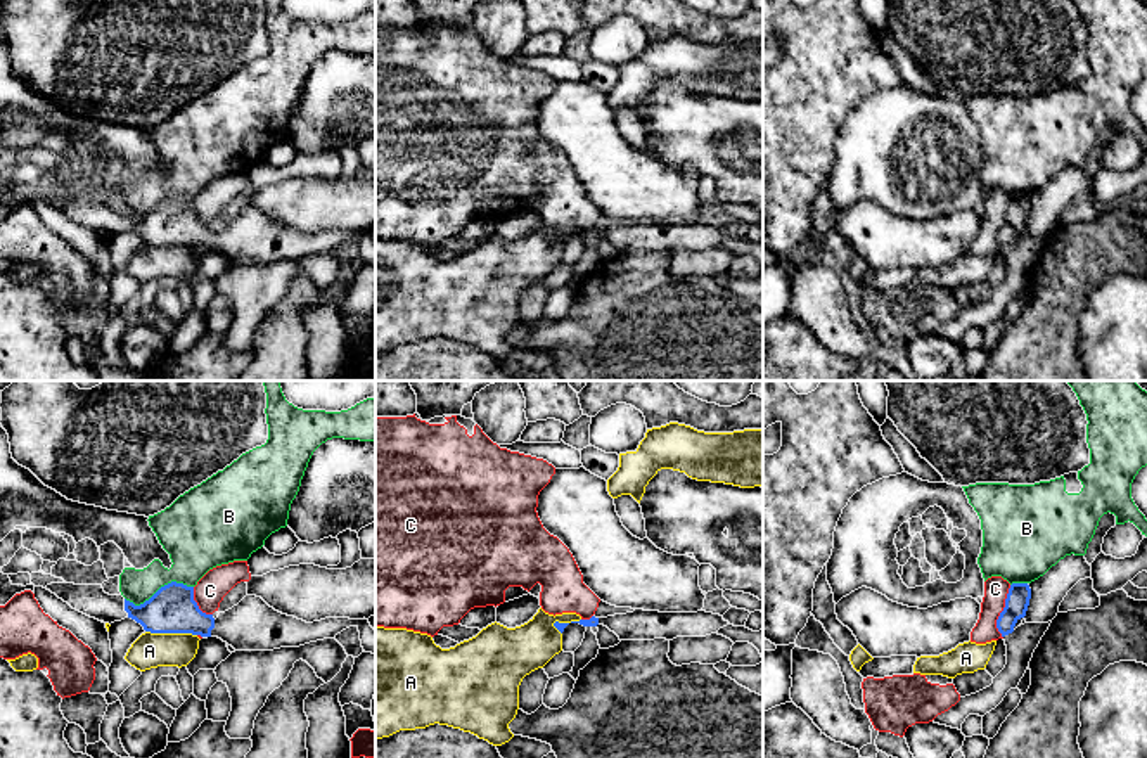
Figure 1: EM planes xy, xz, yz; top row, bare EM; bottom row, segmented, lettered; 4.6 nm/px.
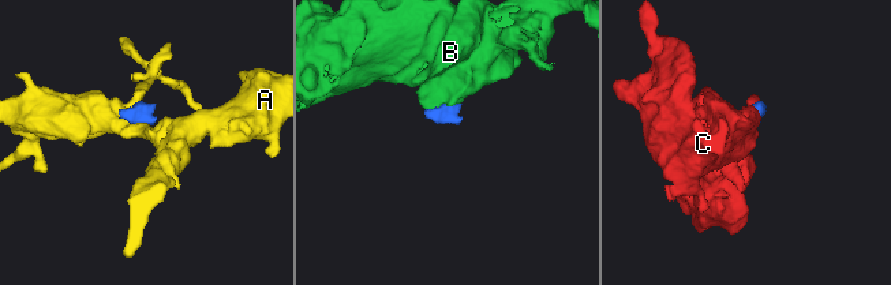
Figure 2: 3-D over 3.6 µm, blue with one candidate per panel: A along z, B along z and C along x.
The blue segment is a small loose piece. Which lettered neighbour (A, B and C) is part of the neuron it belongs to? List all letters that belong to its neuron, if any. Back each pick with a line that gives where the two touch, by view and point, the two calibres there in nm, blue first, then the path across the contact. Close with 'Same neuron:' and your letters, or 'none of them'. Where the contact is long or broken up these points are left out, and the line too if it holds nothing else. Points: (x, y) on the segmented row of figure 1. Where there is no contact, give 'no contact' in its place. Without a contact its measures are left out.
Same neuron: none of them

